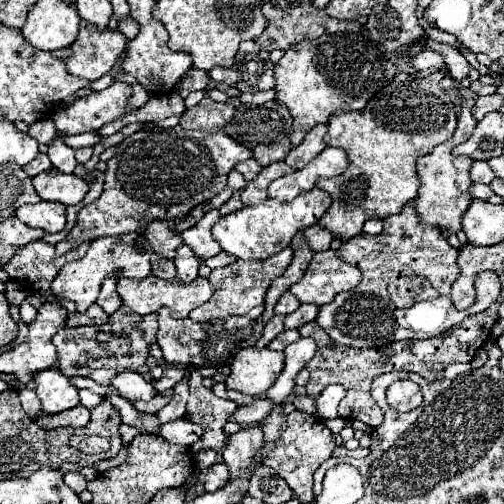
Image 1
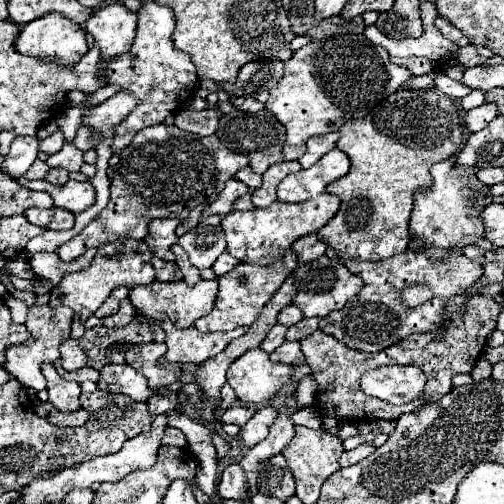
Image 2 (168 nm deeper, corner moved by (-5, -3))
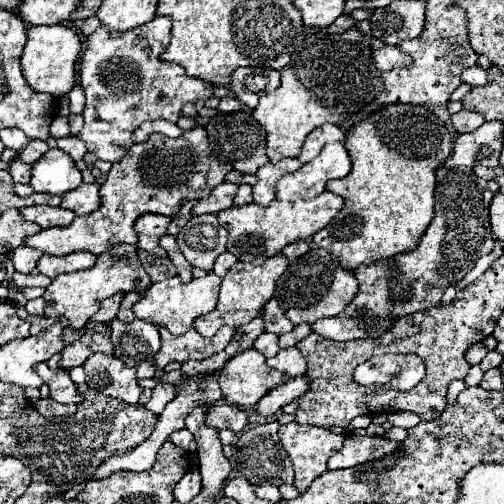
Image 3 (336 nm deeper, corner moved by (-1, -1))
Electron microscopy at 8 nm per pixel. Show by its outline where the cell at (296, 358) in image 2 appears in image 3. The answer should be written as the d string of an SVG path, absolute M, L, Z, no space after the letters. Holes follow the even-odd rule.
M284 348L276 356L268 358L266 362L270 368L280 370L282 374L286 374L290 378L298 378L298 376L306 374L306 360L296 348Z

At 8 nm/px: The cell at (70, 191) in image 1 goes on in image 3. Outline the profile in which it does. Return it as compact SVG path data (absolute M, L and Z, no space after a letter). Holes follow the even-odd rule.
M94 182L94 184L80 184L78 188L62 194L62 208L68 208L72 210L74 214L82 216L82 214L90 214L94 212L98 206L100 206L100 184Z

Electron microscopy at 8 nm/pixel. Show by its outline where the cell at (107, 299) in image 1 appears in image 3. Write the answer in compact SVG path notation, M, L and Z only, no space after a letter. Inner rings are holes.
M114 294L106 300L100 302L100 310L92 316L92 322L108 322L108 320L114 320L116 314L118 314L118 306L120 306L120 300L122 300L124 294Z

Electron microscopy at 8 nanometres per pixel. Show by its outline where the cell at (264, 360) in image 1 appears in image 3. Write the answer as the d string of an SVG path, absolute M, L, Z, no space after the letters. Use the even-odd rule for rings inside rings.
M250 348L246 350L246 354L238 354L234 356L222 370L220 370L220 378L218 378L218 384L222 388L222 394L224 398L230 402L230 404L236 404L236 406L254 406L264 394L268 394L272 388L280 386L282 382L286 380L286 376L274 368L270 368L266 364L266 358L264 354L260 354L258 350Z

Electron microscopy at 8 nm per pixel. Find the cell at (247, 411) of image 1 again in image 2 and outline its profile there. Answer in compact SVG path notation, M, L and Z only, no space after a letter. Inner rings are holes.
M232 406L232 408L228 408L228 410L222 414L222 422L224 422L224 424L238 424L238 426L244 426L252 416L254 416L254 410L252 410L252 408L246 408L246 406Z

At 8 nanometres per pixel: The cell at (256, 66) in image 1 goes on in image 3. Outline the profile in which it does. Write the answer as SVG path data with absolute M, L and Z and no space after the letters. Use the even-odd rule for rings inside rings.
M248 66L238 68L232 74L230 90L232 94L250 110L258 104L260 94L268 94L280 86L280 72L274 68L260 68L260 66Z

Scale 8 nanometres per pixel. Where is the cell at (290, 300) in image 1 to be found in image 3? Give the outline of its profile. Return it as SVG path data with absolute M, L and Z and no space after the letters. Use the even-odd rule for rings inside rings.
M272 298L268 304L266 304L266 314L264 314L264 326L266 326L266 332L274 332L274 334L286 334L294 328L294 324L286 318L286 314L280 310L278 302Z

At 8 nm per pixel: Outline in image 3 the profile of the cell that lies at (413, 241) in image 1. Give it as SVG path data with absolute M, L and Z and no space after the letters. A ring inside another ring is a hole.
M378 260L374 264L366 264L366 266L358 266L354 270L360 286L358 286L358 294L354 296L354 300L346 306L346 310L338 316L332 318L322 318L318 322L312 324L312 330L328 340L336 340L336 342L346 342L346 340L360 340L360 338L368 338L368 340L376 340L380 338L384 332L388 332L394 324L394 318L390 314L394 302L392 298L392 288L390 288L390 278L392 278L392 262L390 260Z

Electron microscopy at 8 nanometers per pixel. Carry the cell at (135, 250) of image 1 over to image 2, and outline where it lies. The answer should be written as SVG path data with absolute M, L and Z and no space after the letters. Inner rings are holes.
M116 240L110 242L106 246L102 246L94 258L94 262L90 264L90 268L74 272L70 276L64 276L60 280L60 284L56 284L50 292L50 308L58 308L58 306L68 306L72 308L82 322L86 322L110 296L110 292L118 286L146 286L152 284L156 278L156 272L150 264L150 256L152 252L148 250L144 240Z

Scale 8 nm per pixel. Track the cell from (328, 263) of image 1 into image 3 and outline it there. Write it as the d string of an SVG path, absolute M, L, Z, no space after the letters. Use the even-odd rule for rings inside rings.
M318 248L306 252L302 258L294 260L288 266L288 270L276 282L274 298L294 324L300 322L314 324L320 318L340 314L352 302L356 292L358 292L358 280L354 272L342 268L338 260L334 260L326 250Z

